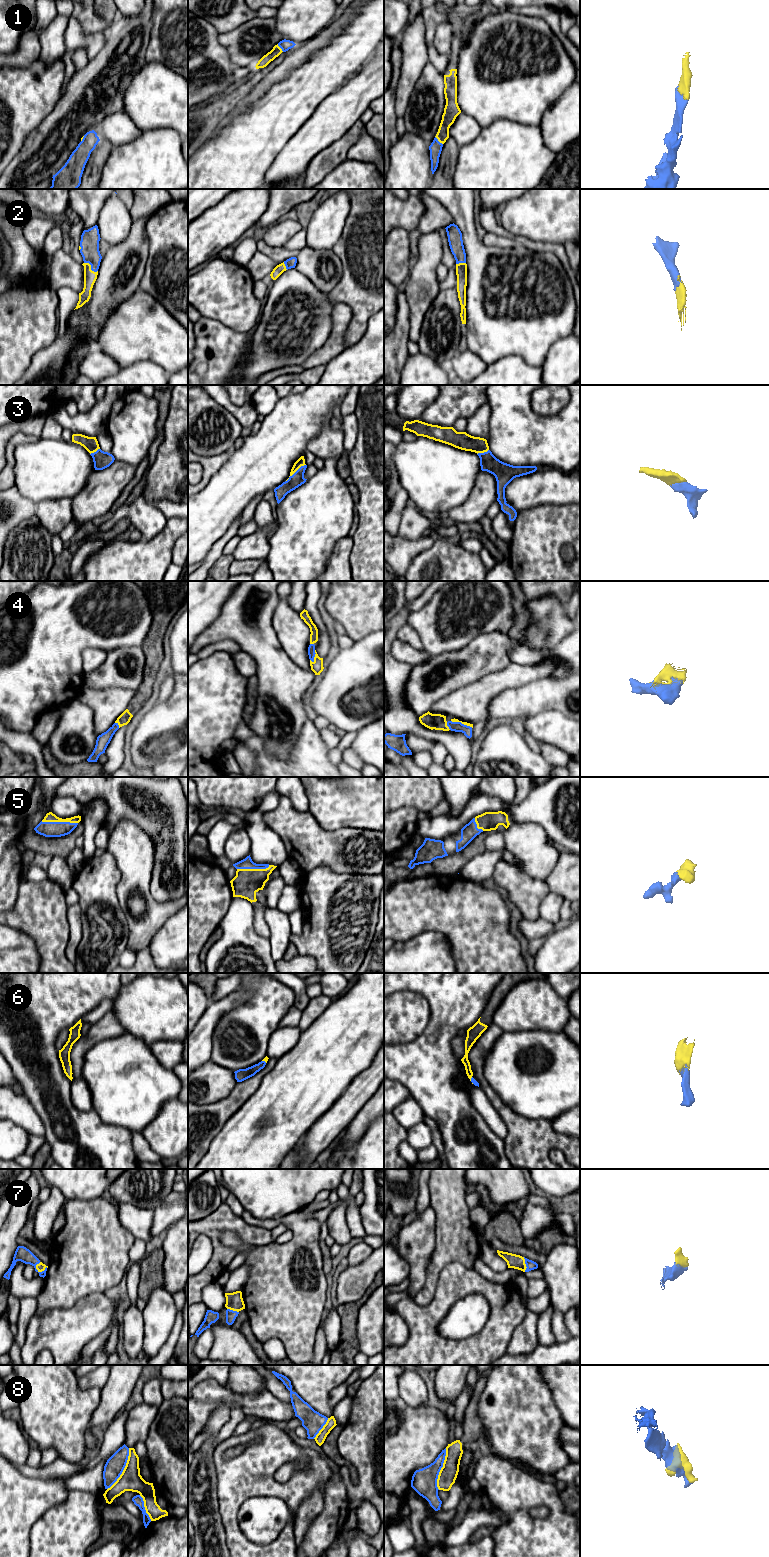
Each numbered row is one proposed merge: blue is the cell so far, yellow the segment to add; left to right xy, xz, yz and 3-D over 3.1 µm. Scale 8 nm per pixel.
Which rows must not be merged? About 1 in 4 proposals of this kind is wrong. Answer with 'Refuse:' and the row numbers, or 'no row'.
Refuse: 8

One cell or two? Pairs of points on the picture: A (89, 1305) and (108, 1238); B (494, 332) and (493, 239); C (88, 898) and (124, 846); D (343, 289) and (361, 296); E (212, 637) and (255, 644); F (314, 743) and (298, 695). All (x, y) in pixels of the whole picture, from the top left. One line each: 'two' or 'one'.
A: two
B: two
C: two
D: one
E: one
F: two

